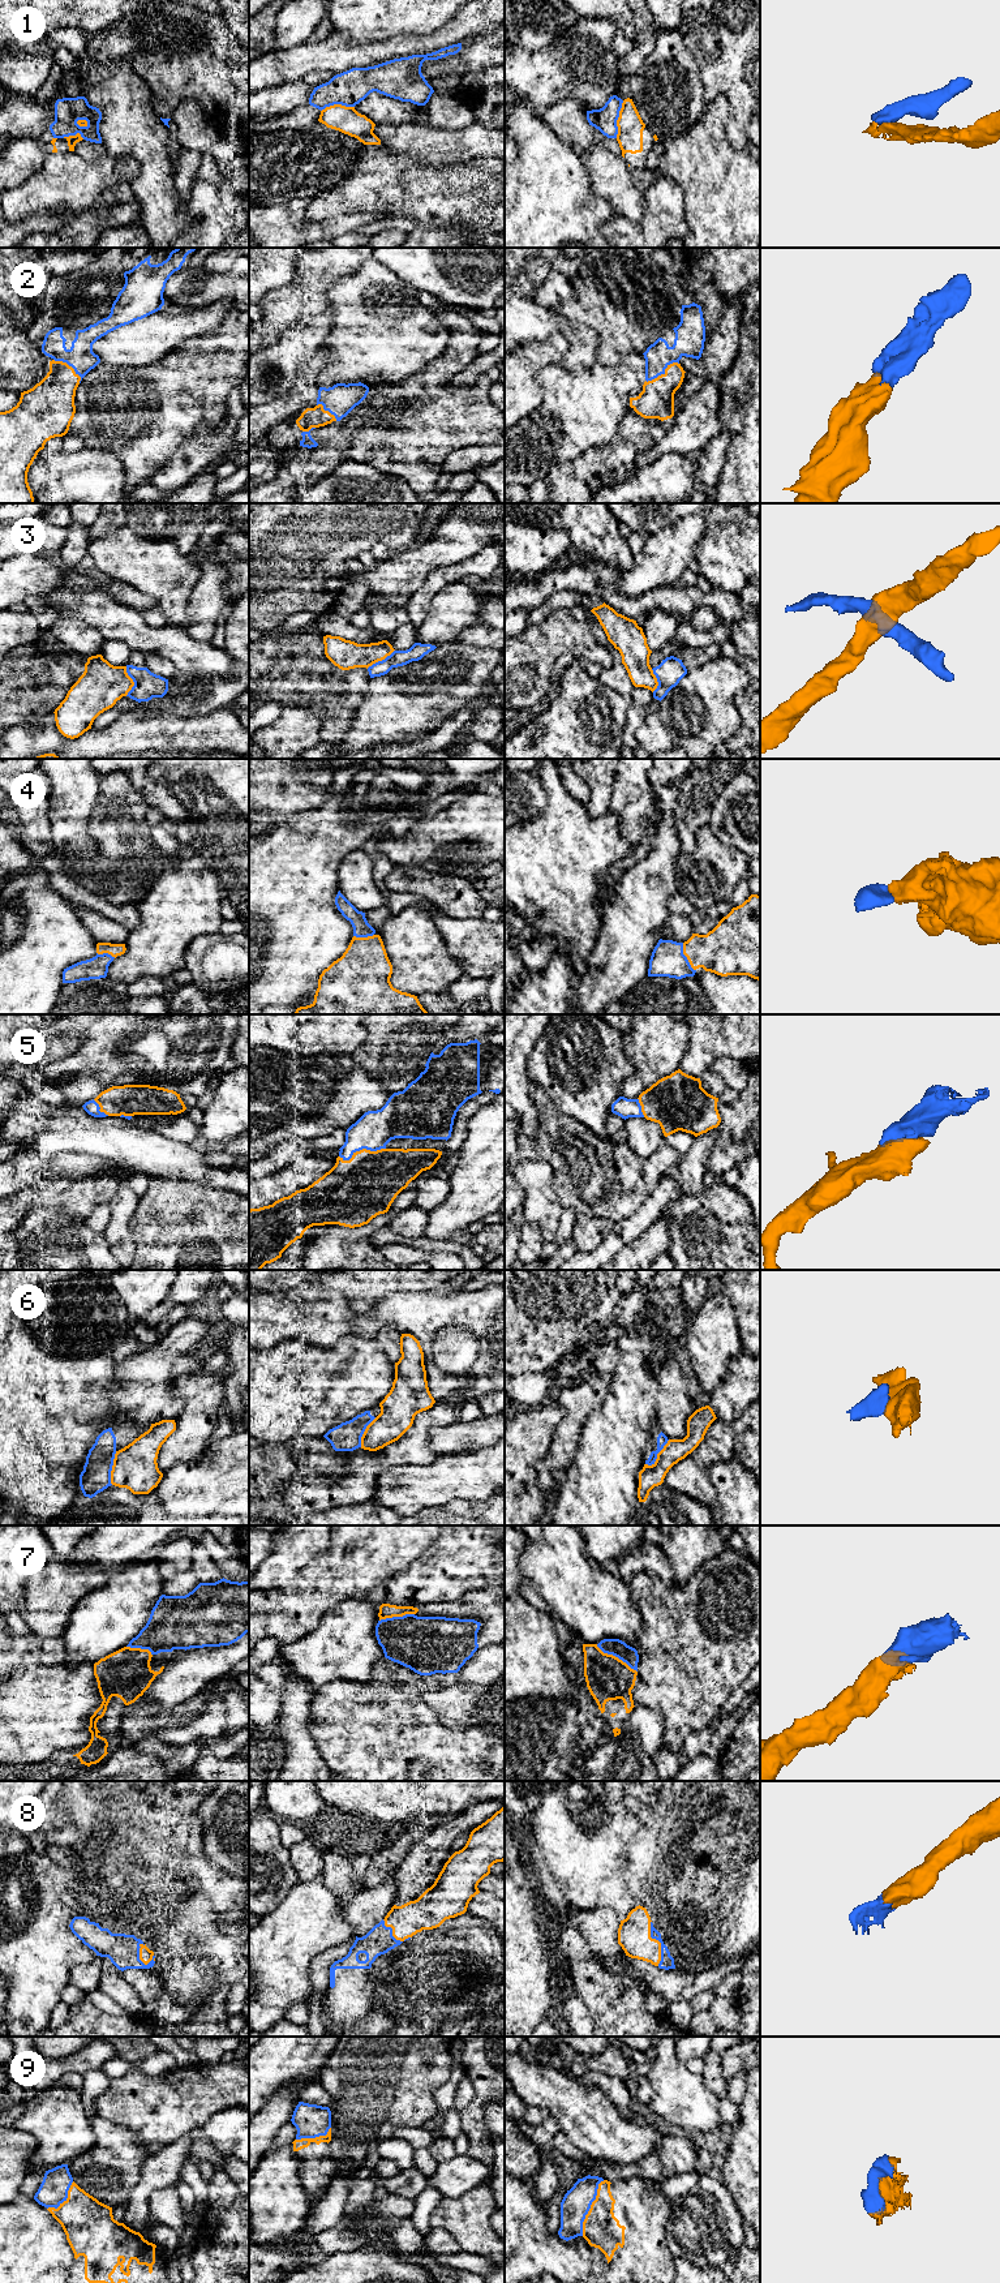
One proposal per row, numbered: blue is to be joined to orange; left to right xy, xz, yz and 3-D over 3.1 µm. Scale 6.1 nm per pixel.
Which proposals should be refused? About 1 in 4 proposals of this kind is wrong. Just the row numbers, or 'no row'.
1, 3, 6

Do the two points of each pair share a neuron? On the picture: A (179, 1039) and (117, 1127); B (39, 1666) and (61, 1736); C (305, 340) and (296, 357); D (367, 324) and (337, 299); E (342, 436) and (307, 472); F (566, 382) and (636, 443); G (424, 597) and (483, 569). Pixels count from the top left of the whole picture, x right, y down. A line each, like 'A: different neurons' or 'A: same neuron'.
A: different neurons
B: same neuron
C: different neurons
D: same neuron
E: same neuron
F: different neurons
G: same neuron

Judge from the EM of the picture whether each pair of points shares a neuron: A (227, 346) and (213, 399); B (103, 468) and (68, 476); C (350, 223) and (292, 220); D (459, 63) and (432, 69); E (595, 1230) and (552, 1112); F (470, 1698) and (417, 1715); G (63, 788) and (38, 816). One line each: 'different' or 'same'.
A: same
B: same
C: same
D: same
E: different
F: different
G: different

